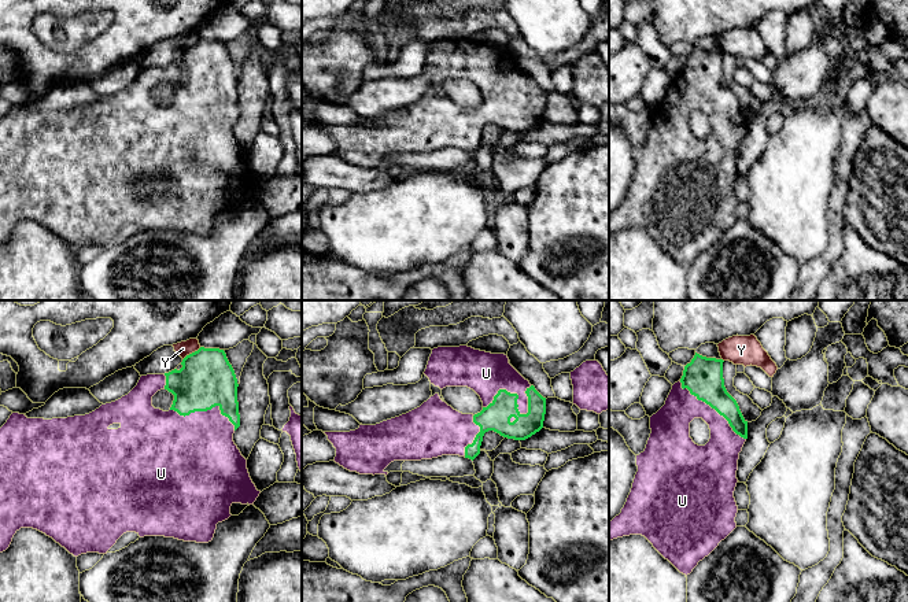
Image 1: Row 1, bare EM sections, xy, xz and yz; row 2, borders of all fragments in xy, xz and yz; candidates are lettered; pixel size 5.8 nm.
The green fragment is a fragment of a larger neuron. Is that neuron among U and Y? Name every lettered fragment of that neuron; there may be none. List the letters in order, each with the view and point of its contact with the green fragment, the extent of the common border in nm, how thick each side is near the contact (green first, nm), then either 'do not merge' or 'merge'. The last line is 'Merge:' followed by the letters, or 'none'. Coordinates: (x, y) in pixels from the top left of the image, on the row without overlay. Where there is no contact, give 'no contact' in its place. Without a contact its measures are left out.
U: xz (516, 93) | 320 nm | 160/240 nm | merge
Y: xy (192, 45) | 130 nm | 320/90 nm | do not merge
Merge: U

